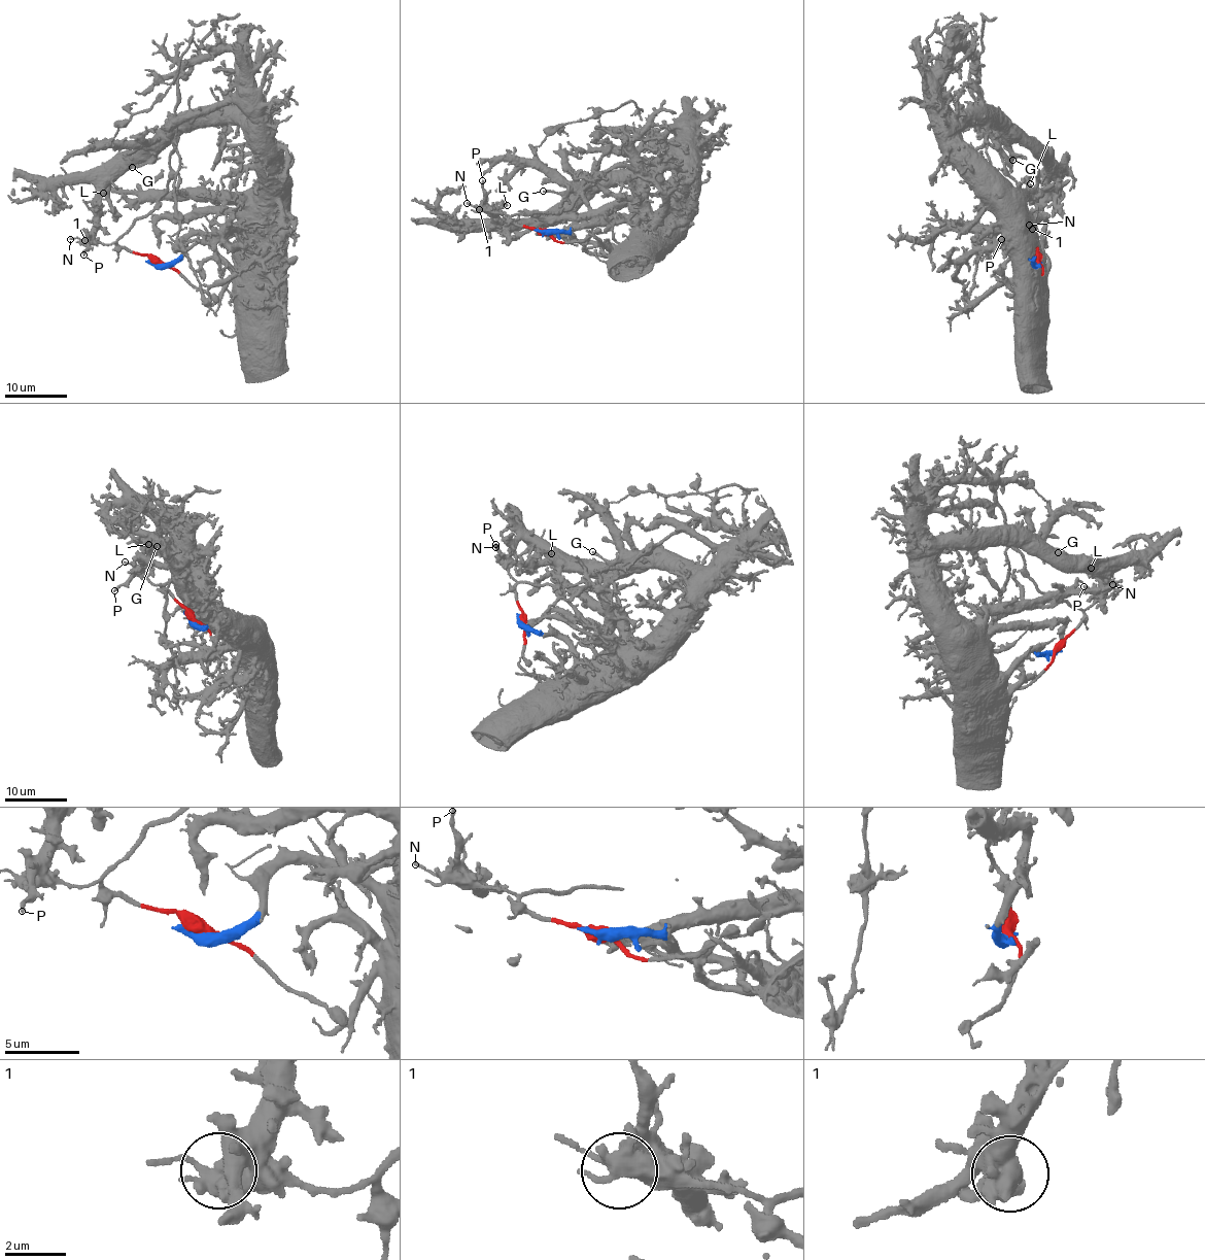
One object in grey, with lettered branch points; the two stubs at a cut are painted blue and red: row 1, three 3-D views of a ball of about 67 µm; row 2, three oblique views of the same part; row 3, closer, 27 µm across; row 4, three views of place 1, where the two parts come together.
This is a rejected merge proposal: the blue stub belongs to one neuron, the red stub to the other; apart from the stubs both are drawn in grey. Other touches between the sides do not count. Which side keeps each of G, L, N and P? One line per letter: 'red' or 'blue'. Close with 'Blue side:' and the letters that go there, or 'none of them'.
G: blue
L: blue
N: red
P: blue
Blue side: G, L, P

